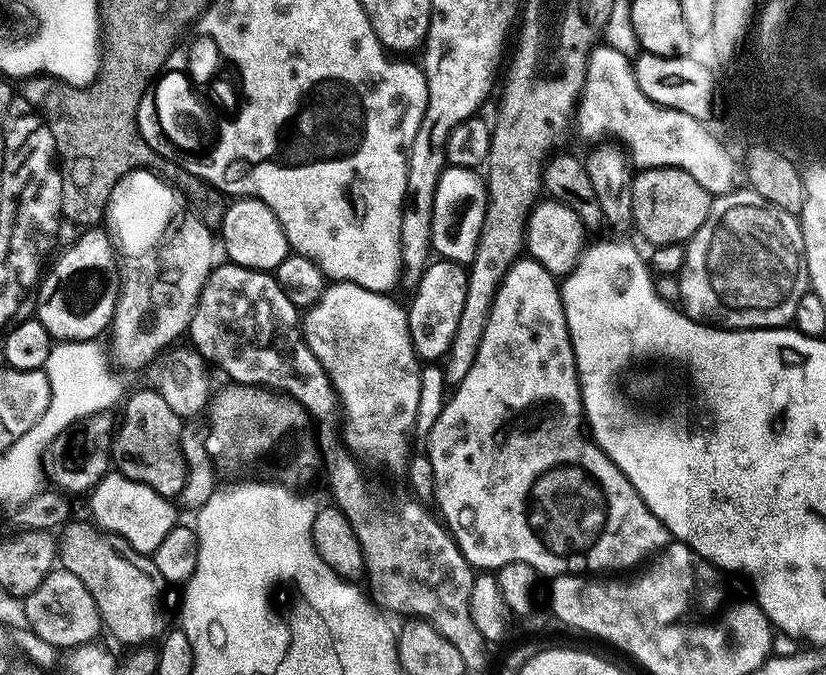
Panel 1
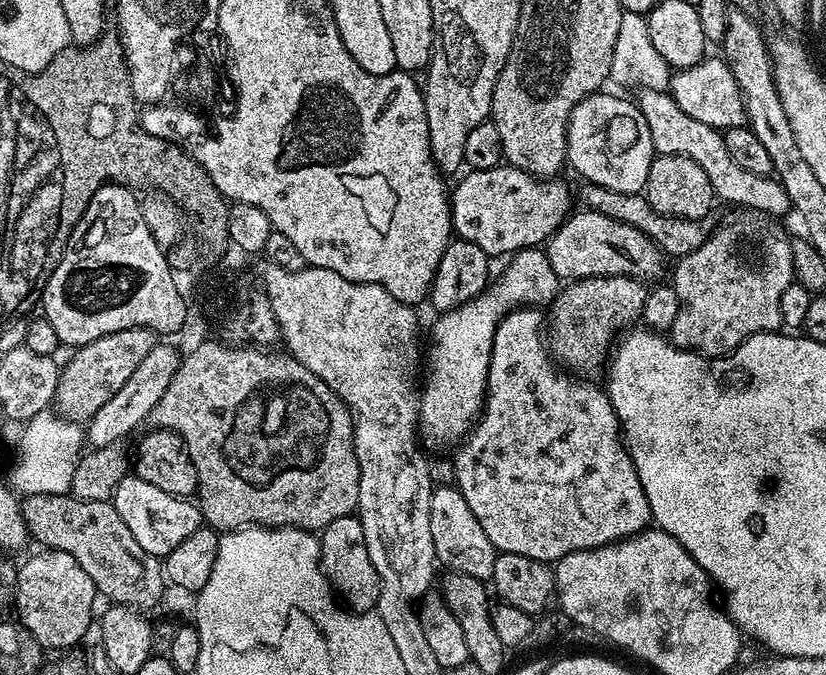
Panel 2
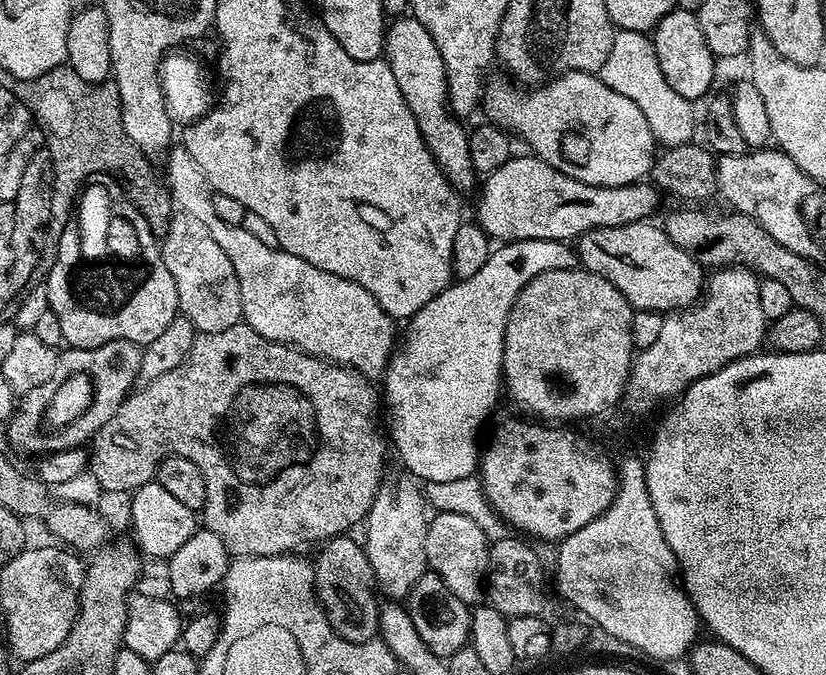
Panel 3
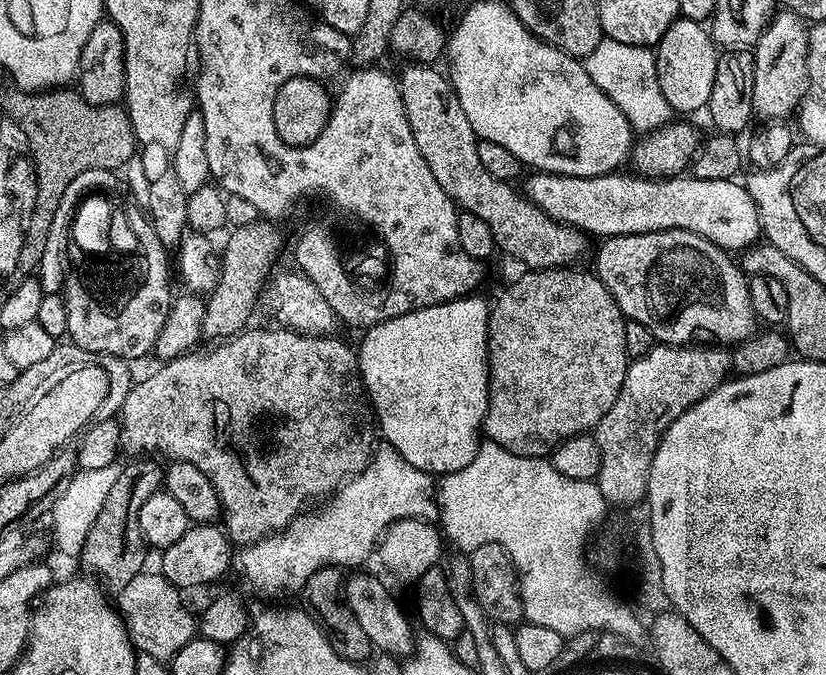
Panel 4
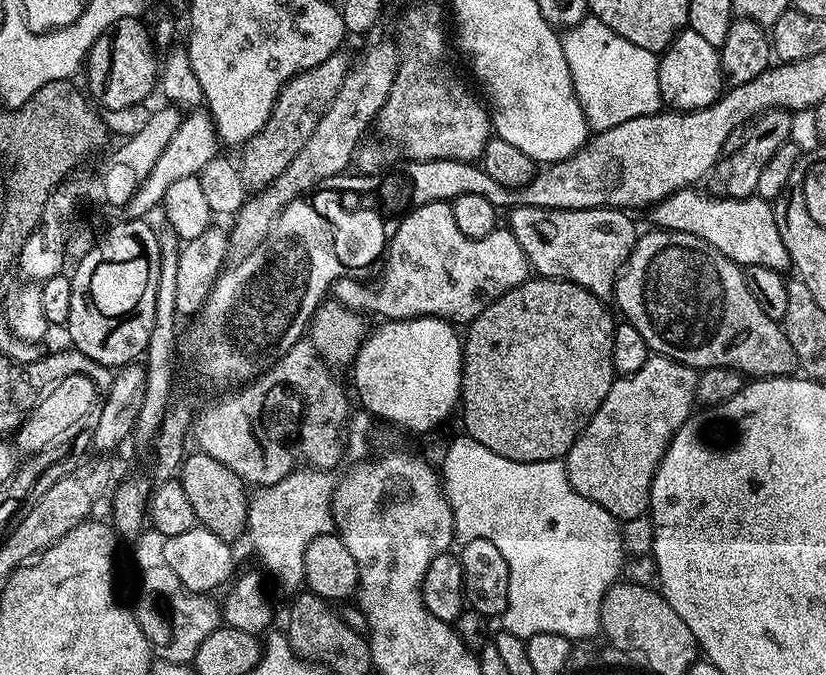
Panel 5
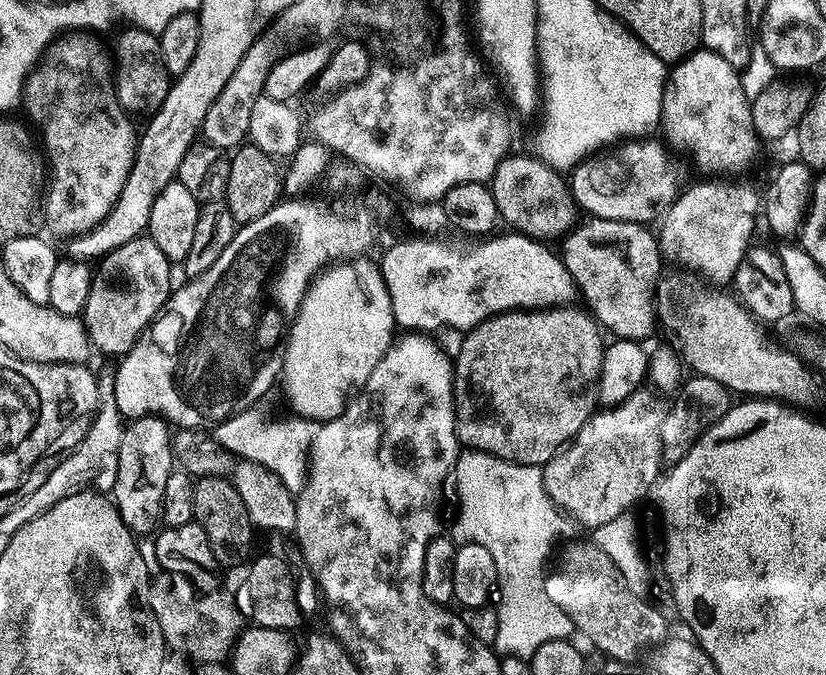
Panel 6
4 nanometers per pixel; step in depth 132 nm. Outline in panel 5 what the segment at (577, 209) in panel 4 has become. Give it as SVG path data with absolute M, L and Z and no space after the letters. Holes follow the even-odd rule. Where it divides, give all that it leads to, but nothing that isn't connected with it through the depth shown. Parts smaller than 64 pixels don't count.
M693 186L678 190L666 198L660 204L655 205L651 209L650 215L657 229L665 232L685 232L686 234L694 234L698 238L702 238L706 242L710 242L710 246L714 246L714 250L718 250L722 254L726 254L726 258L730 258L736 264L747 266L766 266L774 271L783 273L784 267L789 267L790 261L788 251L786 250L786 242L782 242L782 234L780 233L780 221L777 213L772 213L773 205L769 201L762 199L755 194L747 196L744 200L734 200L725 198L719 194L713 195L713 200L704 192L699 192L699 187Z

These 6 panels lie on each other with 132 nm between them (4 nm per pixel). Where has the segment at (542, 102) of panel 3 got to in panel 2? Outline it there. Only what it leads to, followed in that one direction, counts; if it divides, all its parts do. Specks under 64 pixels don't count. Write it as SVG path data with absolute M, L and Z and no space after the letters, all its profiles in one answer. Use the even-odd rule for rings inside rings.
M601 90L593 96L587 96L574 110L568 119L568 154L567 163L581 177L581 181L598 186L606 186L606 190L618 190L627 196L643 193L646 178L650 174L650 166L654 159L652 135L646 118L640 113L639 107L620 96L611 96L608 90ZM612 128L620 136L608 136Z

